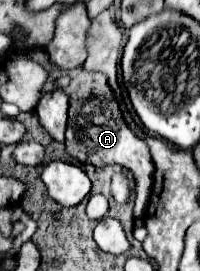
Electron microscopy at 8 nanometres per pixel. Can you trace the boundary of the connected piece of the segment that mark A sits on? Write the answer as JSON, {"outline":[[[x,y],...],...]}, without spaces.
{"outline":[[[75,68],[75,70],[69,70],[67,74],[71,76],[71,84],[65,88],[65,94],[69,96],[69,124],[67,124],[67,134],[65,134],[67,154],[83,164],[93,164],[93,166],[119,164],[127,168],[135,178],[133,216],[141,218],[149,202],[153,170],[155,170],[147,144],[127,128],[121,116],[119,104],[103,74],[87,72],[85,68]]]}

